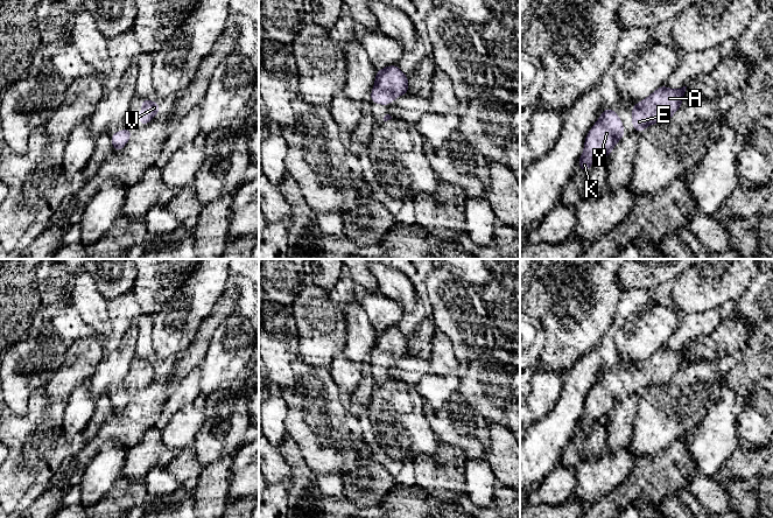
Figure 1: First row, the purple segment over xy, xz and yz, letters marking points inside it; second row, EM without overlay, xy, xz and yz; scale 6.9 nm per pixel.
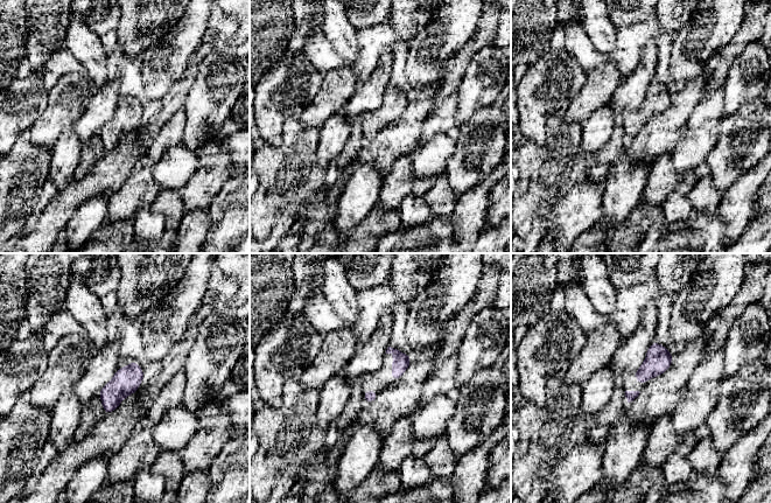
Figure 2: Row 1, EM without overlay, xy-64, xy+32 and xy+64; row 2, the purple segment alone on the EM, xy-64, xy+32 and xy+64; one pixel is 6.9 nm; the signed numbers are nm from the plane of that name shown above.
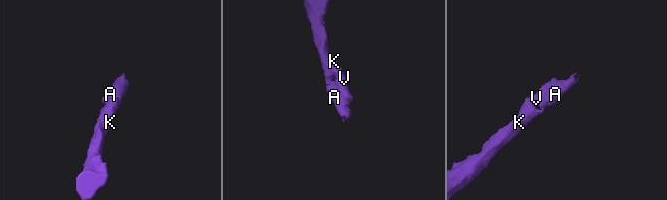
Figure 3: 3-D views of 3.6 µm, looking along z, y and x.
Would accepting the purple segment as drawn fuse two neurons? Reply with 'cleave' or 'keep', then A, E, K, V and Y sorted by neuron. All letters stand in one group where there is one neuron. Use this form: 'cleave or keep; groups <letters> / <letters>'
keep; groups A E K V Y

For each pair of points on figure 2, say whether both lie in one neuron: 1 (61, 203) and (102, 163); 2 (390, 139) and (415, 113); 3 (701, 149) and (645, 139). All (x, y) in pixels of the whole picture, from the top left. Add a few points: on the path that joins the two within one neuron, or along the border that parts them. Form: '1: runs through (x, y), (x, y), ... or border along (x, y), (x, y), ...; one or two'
1: runs through (72, 196), (95, 175); one
2: runs through (395, 133), (409, 119); one
3: border along (681, 138), (670, 152); two

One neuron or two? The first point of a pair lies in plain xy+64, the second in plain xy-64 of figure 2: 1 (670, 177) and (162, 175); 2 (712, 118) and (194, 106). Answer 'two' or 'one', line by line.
1: two
2: two

